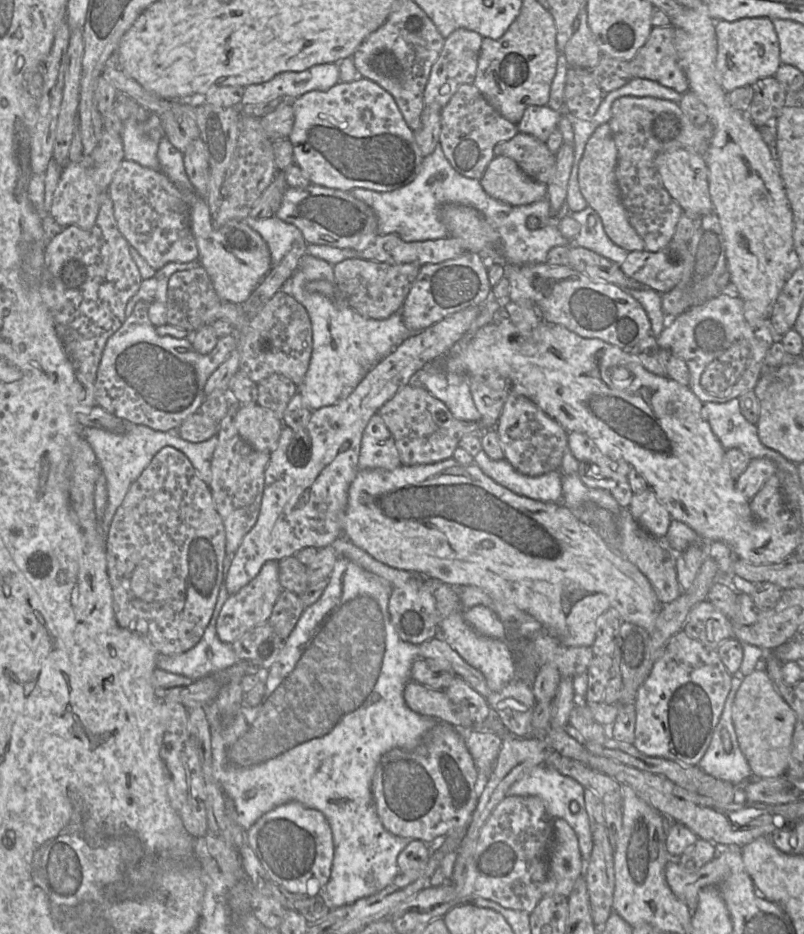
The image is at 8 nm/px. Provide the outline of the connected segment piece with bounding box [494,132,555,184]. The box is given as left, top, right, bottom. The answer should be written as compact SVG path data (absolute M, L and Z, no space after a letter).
M519 132L512 139L498 143L494 147L494 153L513 159L525 174L540 183L549 184L555 174L555 155L533 135Z

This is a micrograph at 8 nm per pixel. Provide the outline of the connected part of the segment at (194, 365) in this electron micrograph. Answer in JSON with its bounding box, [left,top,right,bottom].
[94,301,237,431]

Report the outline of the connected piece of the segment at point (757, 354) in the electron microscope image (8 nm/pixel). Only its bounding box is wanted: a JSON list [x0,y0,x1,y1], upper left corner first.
[656,291,775,403]

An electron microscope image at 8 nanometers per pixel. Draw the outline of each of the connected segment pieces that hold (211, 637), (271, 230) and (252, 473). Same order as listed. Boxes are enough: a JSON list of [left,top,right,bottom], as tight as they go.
[[156,616,240,680],[243,216,304,266],[209,409,270,557]]

